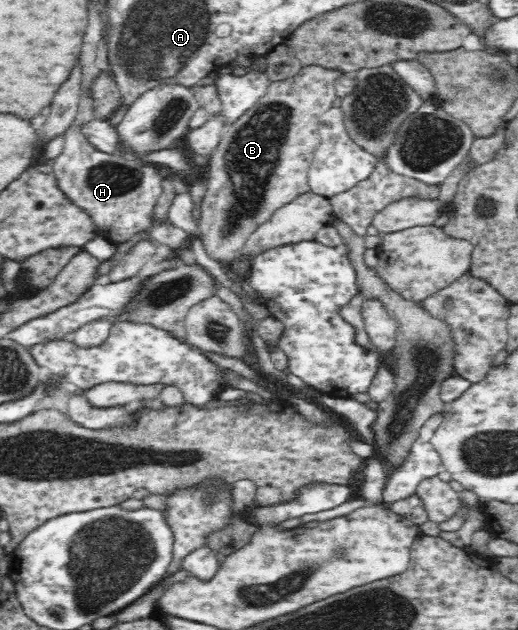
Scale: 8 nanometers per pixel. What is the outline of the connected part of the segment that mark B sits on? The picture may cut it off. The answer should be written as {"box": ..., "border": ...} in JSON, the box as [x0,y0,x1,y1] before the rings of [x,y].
{"box":[198,66,343,265],"border":[[[320,66],[302,67],[294,76],[288,77],[286,80],[271,81],[262,98],[259,98],[236,120],[225,123],[222,132],[222,140],[220,140],[220,144],[218,144],[213,154],[209,156],[210,162],[205,170],[205,175],[208,176],[207,188],[201,202],[200,218],[198,219],[198,226],[201,230],[201,236],[198,239],[201,240],[205,251],[207,252],[207,256],[219,261],[223,265],[229,265],[232,261],[236,260],[238,256],[244,253],[244,246],[249,239],[249,236],[254,232],[255,228],[258,228],[258,226],[270,220],[272,214],[274,214],[274,210],[278,210],[278,208],[289,204],[291,200],[294,200],[294,197],[297,197],[299,194],[310,191],[307,176],[309,164],[304,160],[304,156],[298,154],[298,150],[294,148],[294,146],[302,146],[302,144],[288,144],[288,136],[306,136],[304,132],[312,132],[312,134],[314,134],[316,130],[319,130],[319,116],[323,112],[326,112],[326,109],[332,108],[332,104],[334,104],[333,100],[337,97],[336,89],[334,88],[335,80],[342,75],[343,73],[339,70],[328,70],[327,68],[322,68]]]}

